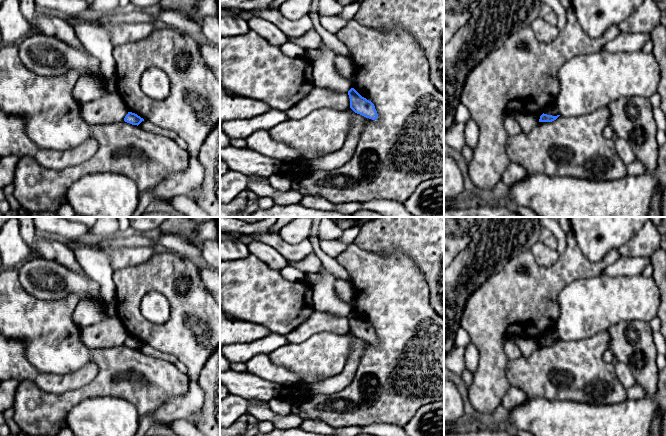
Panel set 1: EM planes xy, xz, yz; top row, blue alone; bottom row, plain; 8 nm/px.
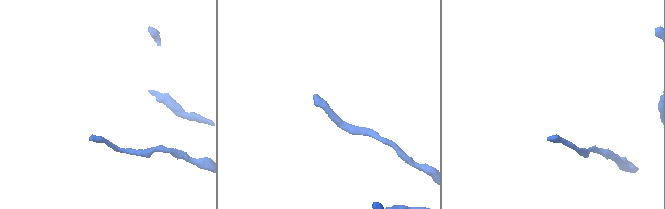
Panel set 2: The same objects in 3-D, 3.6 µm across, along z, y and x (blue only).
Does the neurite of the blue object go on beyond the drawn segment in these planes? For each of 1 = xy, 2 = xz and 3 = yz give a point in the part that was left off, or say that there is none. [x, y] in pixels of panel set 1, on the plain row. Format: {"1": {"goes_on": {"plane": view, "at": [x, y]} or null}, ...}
{"1": {"goes_on": null}, "2": {"goes_on": null}, "3": {"goes_on": null}}

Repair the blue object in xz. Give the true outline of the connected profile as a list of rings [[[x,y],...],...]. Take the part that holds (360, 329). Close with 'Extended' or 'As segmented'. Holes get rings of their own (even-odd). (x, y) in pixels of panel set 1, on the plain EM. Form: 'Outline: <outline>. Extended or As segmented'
Outline: [[[354,312],[348,315],[350,332],[357,338],[375,344],[378,341],[374,328],[362,321]]]. As segmented

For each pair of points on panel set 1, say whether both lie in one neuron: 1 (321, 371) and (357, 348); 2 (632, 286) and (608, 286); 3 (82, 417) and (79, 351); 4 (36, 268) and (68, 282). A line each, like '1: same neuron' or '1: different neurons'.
1: different neurons
2: same neuron
3: different neurons
4: same neuron

